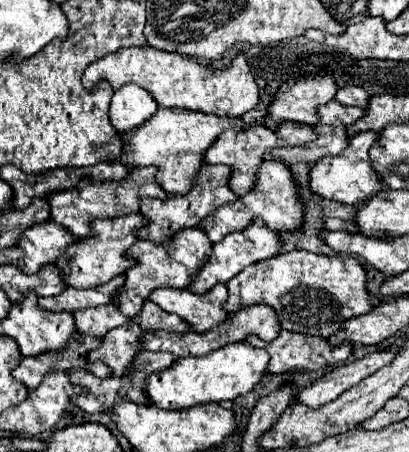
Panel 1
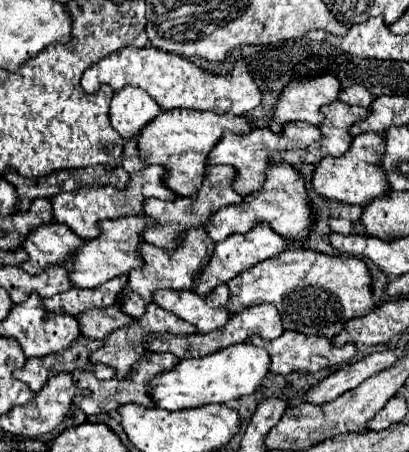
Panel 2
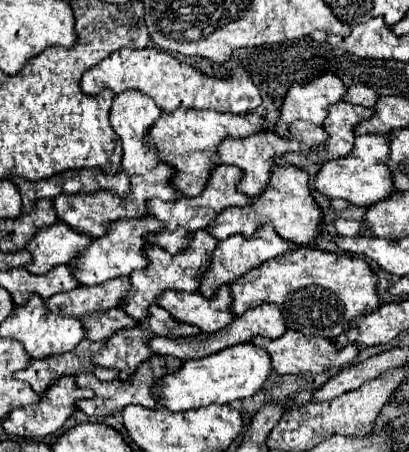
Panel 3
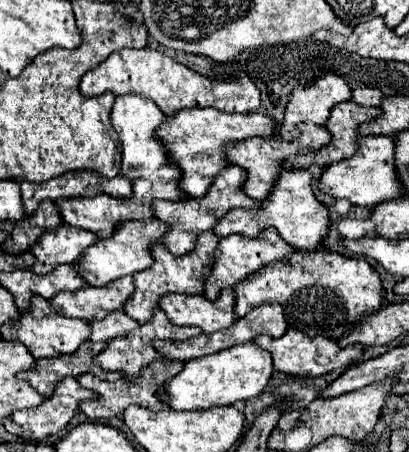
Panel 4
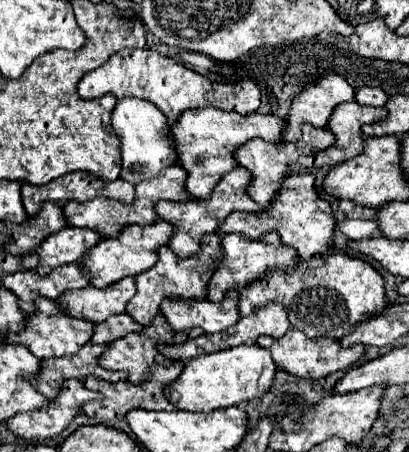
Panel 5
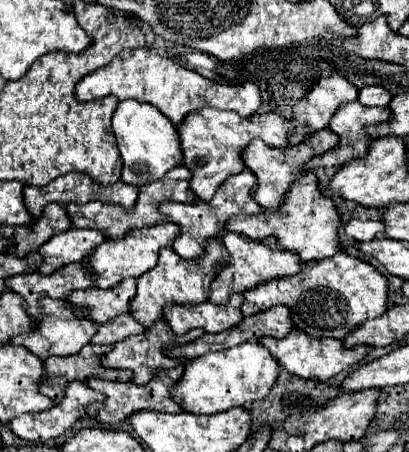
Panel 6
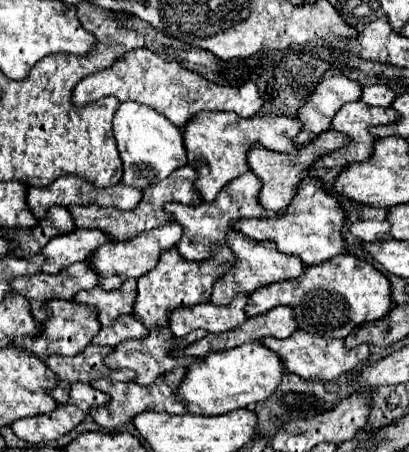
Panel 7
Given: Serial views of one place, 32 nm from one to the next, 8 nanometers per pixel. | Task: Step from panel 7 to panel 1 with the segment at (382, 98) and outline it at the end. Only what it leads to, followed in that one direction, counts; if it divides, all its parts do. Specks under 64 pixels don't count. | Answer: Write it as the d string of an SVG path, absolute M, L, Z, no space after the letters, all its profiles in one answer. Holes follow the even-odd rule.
M346 86L346 88L340 88L340 90L338 90L336 100L338 100L340 104L346 104L346 106L366 108L368 102L370 102L370 94L368 94L362 86Z

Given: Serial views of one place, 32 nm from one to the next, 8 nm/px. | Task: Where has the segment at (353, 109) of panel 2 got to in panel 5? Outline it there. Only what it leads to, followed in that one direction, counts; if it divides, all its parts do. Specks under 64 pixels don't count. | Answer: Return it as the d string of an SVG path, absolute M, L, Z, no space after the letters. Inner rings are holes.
M344 102L332 112L328 120L328 130L336 136L336 144L320 154L316 154L316 166L342 164L364 152L364 124L374 124L384 120L388 110L362 106L358 102Z

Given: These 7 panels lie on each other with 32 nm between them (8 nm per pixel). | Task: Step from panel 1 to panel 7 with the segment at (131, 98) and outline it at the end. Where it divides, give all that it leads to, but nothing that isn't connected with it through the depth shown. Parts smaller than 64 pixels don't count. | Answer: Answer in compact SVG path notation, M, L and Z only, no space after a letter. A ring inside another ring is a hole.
M136 102L120 104L114 116L114 138L118 144L120 158L124 162L122 182L126 186L146 190L152 184L158 184L160 180L168 178L176 168L188 164L182 130L144 104L136 104Z

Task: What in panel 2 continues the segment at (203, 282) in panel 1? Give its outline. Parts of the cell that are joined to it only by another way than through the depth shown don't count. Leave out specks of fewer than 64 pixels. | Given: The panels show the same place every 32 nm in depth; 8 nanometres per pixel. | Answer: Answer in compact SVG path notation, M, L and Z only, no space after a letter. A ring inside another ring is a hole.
M258 224L252 232L248 234L232 234L228 236L226 240L218 242L216 248L214 248L214 254L212 254L212 260L208 262L208 268L202 272L200 276L200 284L196 284L196 292L200 296L208 296L216 286L220 284L228 284L232 278L236 278L238 274L242 274L244 270L256 266L258 262L262 260L268 260L268 258L274 258L278 256L280 252L284 252L288 248L288 242L278 236L270 224Z

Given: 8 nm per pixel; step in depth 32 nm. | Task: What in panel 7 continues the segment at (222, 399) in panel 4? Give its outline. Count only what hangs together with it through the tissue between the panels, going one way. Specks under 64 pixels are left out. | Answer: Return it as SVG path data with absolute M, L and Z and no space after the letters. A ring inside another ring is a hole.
M260 342L242 344L224 352L212 352L212 356L194 362L186 372L186 382L178 388L178 400L186 404L188 412L200 416L222 416L234 410L268 400L284 376L284 360Z

